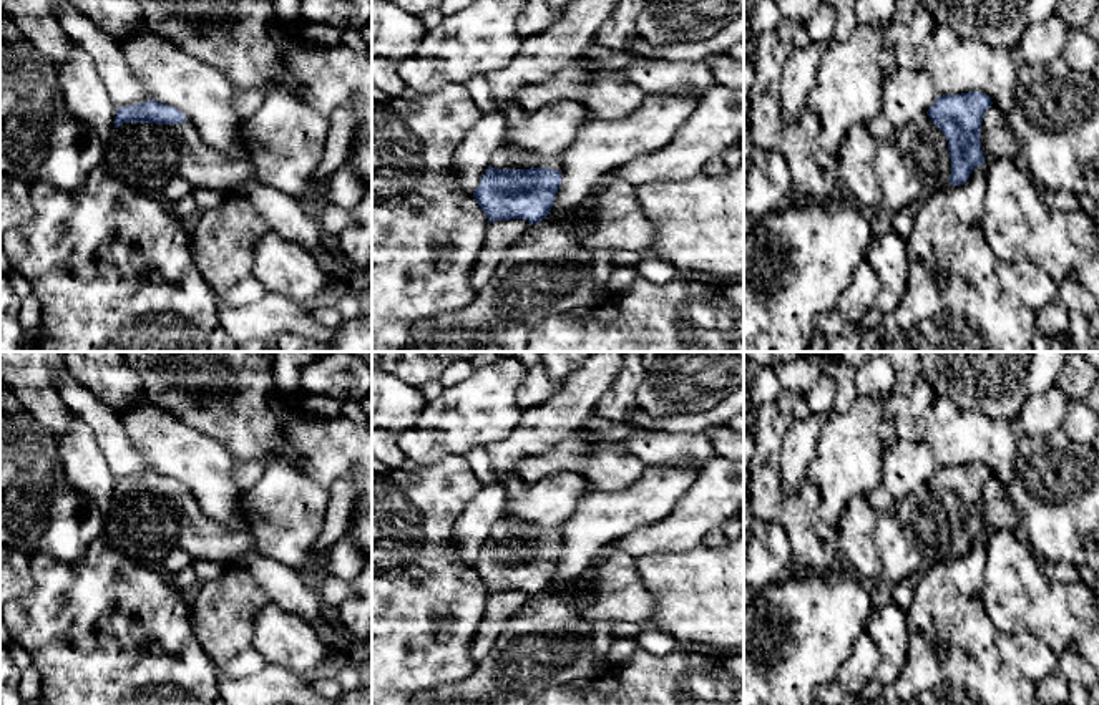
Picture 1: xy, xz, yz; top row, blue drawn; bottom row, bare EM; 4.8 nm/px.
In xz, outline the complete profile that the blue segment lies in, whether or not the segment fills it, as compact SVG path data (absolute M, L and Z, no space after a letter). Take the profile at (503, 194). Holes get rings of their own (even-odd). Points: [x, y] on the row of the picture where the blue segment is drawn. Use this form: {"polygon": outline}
{"polygon": "M501 146L481 176L473 196L488 222L525 219L543 221L561 184L559 156L533 156Z"}

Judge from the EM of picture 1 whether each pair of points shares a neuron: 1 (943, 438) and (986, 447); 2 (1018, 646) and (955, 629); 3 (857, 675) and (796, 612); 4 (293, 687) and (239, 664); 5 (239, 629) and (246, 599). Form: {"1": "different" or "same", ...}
{"1": "same", "2": "different", "3": "different", "4": "different", "5": "same"}

